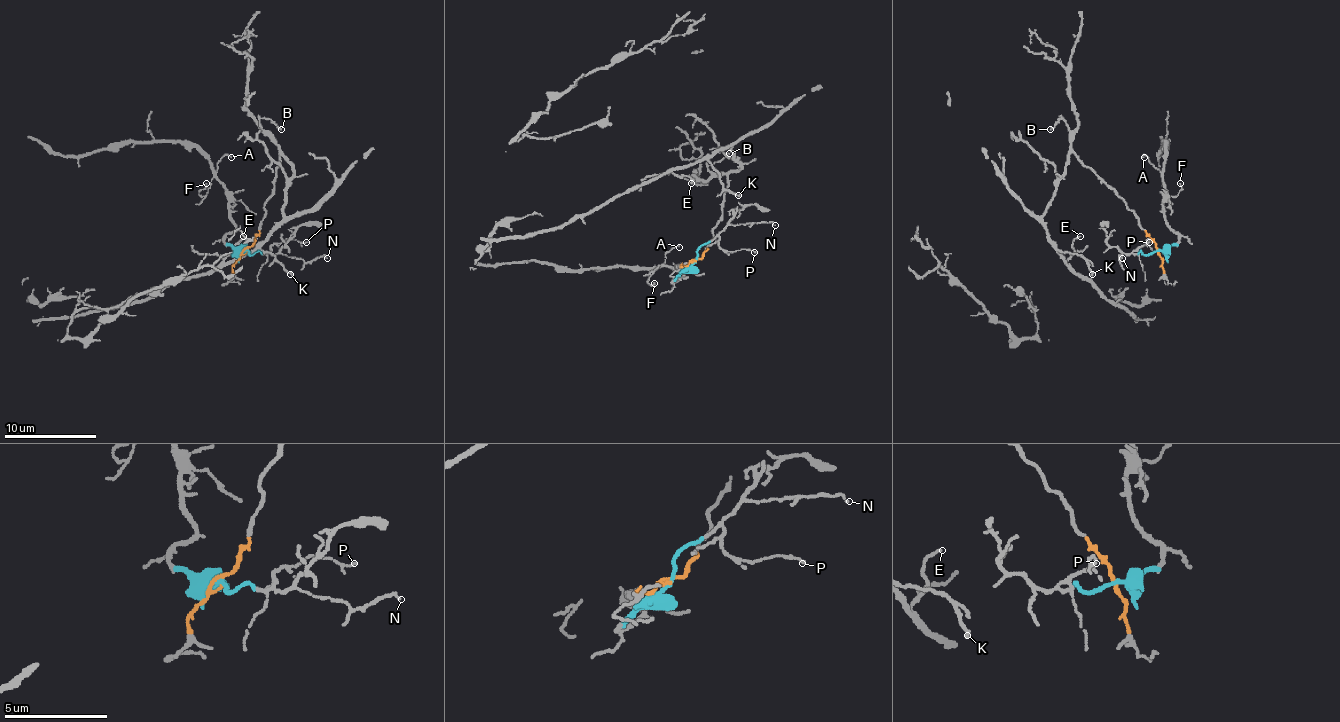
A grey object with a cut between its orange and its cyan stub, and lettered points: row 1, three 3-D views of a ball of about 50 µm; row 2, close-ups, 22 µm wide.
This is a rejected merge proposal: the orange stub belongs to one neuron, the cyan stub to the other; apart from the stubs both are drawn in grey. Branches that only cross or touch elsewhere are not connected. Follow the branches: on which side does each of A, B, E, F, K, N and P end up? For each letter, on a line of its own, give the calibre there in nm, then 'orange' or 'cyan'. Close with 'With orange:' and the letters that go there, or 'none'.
A: calibre 120 nm; cyan
B: calibre 110 nm; orange
E: calibre 140 nm; orange
F: calibre 110 nm; cyan
K: calibre 180 nm; orange
N: calibre 100 nm; cyan
P: calibre 110 nm; cyan
With orange: B, E, K

